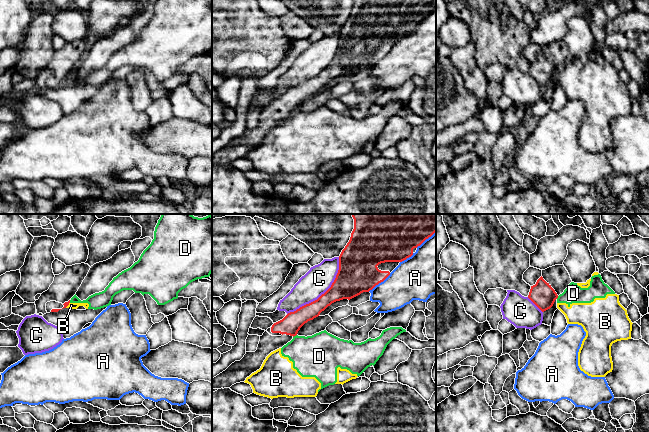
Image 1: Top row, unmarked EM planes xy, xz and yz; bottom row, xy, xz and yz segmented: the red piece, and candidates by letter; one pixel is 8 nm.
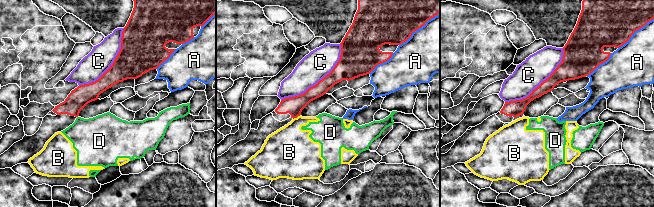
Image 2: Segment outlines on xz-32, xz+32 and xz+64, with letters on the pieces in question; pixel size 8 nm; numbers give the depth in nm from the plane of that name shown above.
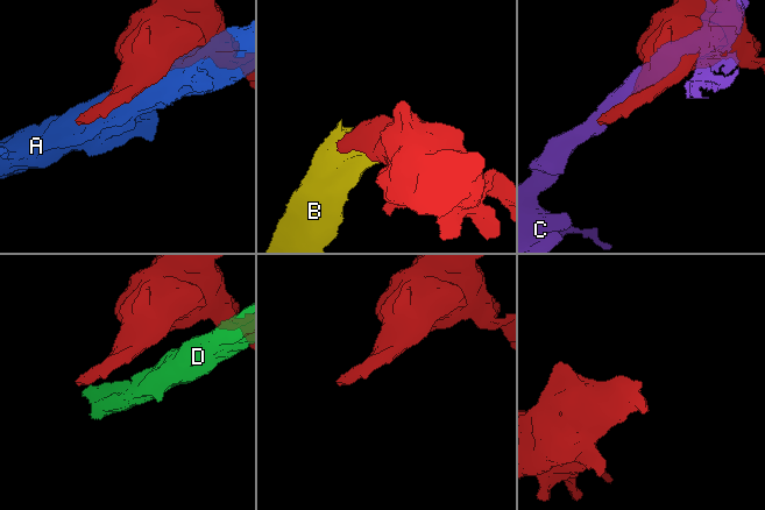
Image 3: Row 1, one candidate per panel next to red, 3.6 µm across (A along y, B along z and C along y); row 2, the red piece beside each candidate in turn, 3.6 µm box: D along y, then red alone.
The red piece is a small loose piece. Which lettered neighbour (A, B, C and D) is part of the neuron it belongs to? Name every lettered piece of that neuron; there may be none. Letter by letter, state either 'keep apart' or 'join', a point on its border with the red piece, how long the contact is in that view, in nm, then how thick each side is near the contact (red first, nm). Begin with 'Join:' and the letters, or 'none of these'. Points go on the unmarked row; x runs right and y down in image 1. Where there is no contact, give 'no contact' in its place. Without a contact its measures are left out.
Join: none of these
A: keep apart; contact xz (379, 58); length 240 nm; calibres 320 and 320 nm
B: keep apart; contact xy (67, 81); length 60 nm; calibres 40 and 50 nm
C: keep apart; contact xz (324, 69); length 650 nm; calibres 260 and 220 nm
D: keep apart; contact xz (294, 111); length 40 nm; calibres 160 and 340 nm

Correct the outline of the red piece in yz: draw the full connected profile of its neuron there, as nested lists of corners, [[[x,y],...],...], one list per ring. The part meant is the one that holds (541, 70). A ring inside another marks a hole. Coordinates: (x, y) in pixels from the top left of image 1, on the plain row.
[[[564,41],[542,46],[542,52],[531,62],[528,74],[542,87],[550,85],[555,76],[572,58]]]

